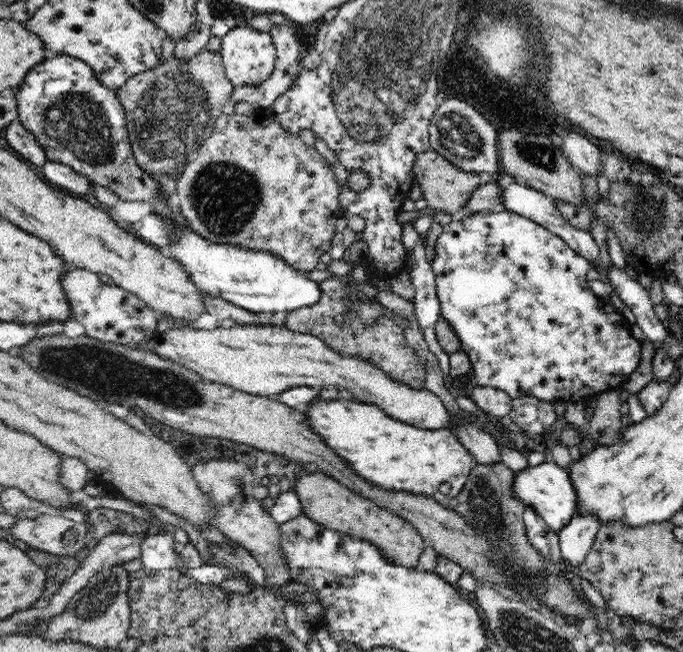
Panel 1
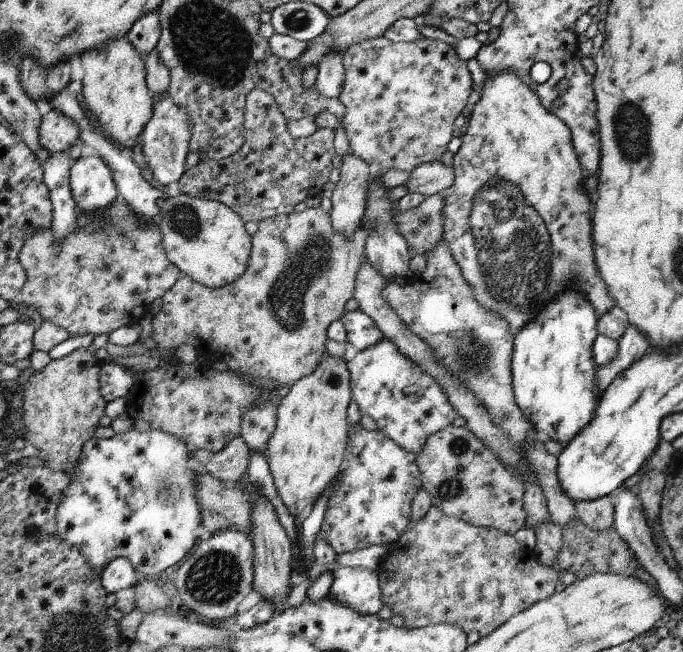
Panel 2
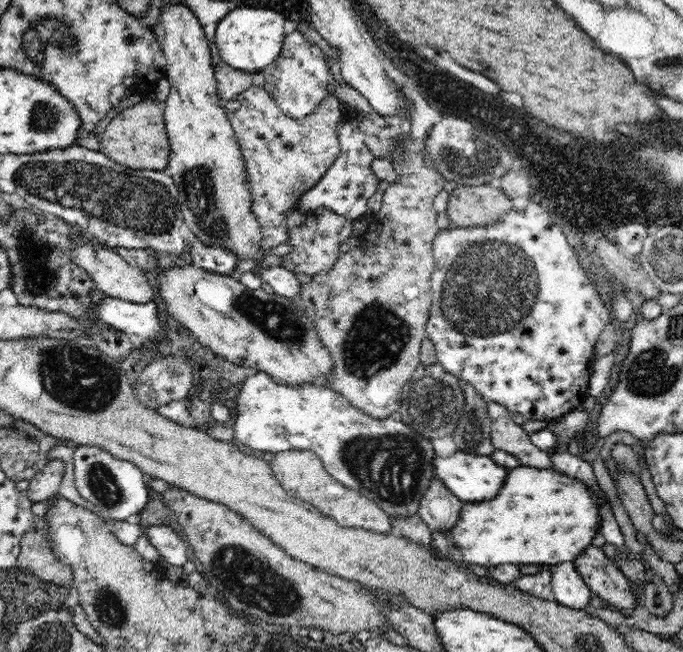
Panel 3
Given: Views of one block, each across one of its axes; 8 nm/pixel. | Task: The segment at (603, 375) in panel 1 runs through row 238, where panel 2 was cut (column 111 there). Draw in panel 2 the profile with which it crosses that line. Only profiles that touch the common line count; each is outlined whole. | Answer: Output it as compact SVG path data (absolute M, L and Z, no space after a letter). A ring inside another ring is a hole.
M133 428L126 432L115 434L109 439L99 439L95 436L88 439L82 454L79 456L78 466L73 466L70 471L66 472L71 477L71 483L67 486L66 496L59 500L56 509L55 532L62 537L62 540L68 546L77 547L90 561L91 567L100 574L114 559L124 557L132 563L137 573L142 572L142 574L146 574L146 578L152 580L156 574L160 574L166 568L178 564L192 550L192 546L199 541L197 534L194 534L194 532L197 532L196 528L201 524L201 506L196 496L197 474L200 465L196 464L196 458L193 454L194 450L189 448L186 441L180 440L177 436L168 434L160 429L141 431Z

